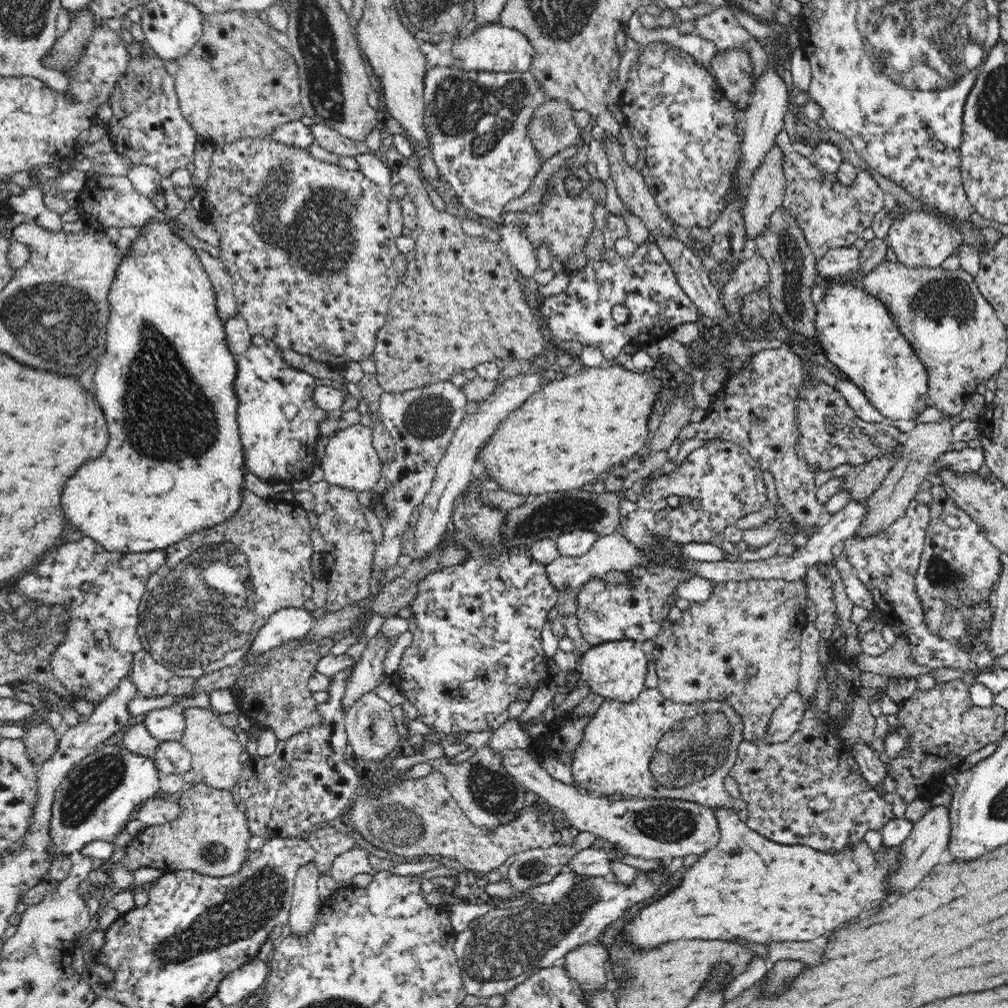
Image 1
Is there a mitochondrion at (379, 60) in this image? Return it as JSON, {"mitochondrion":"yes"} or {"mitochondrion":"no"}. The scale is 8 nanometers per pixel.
{"mitochondrion":"no"}

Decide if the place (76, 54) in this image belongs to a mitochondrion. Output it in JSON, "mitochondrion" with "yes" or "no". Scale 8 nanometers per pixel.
{"mitochondrion":"no"}

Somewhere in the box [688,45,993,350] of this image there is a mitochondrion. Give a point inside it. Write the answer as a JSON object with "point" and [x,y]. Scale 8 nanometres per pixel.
{"point":[945,299]}

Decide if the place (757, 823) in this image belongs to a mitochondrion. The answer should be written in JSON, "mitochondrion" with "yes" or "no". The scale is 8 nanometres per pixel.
{"mitochondrion":"no"}

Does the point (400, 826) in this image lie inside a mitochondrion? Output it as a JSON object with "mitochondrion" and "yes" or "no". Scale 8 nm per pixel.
{"mitochondrion":"yes"}

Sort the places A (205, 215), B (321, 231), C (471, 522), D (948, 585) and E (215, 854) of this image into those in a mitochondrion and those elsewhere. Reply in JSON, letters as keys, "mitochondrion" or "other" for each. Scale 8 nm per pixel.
{"A":"other","B":"mitochondrion","C":"mitochondrion","D":"mitochondrion","E":"mitochondrion"}

